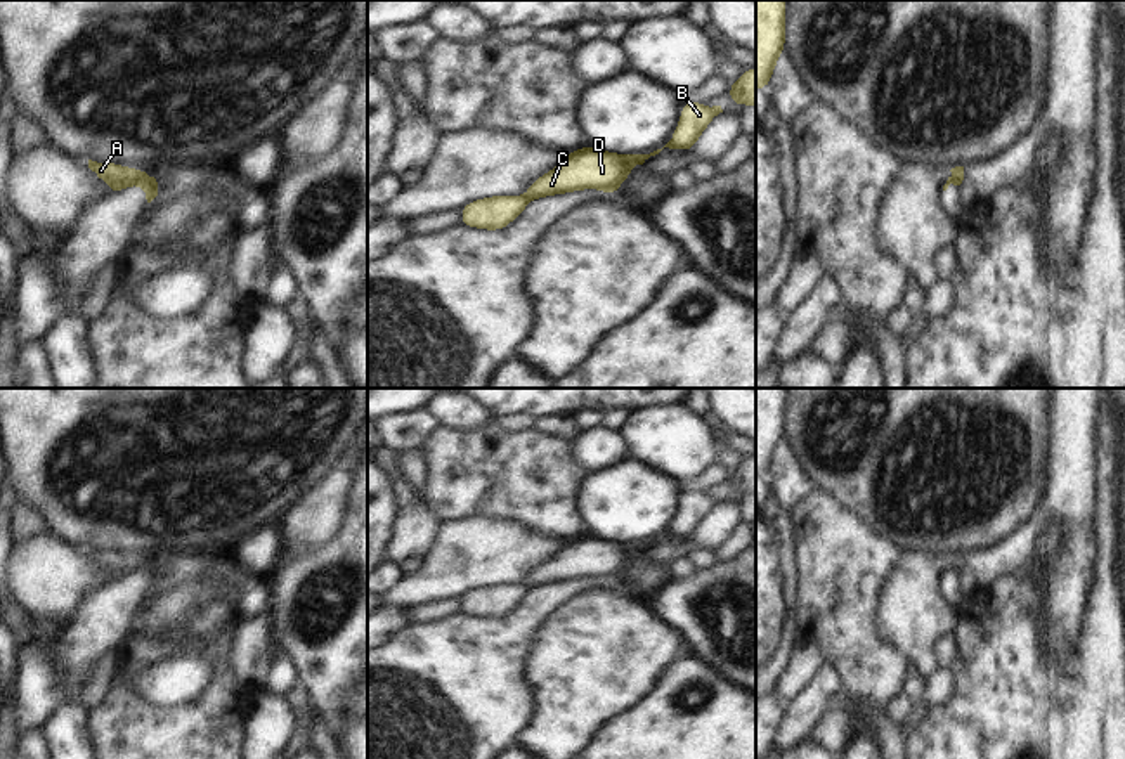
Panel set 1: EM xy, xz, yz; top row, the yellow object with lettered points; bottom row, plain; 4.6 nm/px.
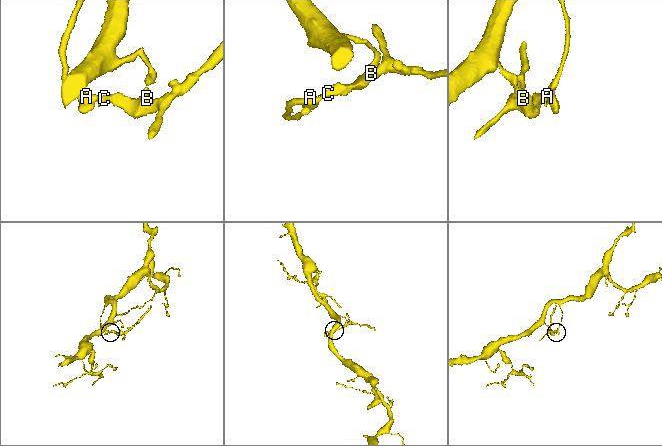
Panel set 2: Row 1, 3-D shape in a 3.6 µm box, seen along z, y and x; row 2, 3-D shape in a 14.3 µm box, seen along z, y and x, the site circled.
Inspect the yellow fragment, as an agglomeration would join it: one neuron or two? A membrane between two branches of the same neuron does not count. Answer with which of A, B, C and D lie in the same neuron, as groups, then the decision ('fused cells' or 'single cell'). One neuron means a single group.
groups A / B C D; fused cells

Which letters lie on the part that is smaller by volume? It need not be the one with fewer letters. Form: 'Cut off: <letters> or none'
Cut off: B, C, D.

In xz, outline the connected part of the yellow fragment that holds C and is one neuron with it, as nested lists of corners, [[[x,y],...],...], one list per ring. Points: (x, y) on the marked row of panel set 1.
[[[584,146],[577,151],[570,151],[553,170],[536,178],[523,196],[532,201],[544,196],[558,196],[563,192],[577,192],[582,189],[598,189],[605,194],[617,196],[619,185],[626,182],[633,166],[643,165],[650,156],[655,156],[660,151],[662,149],[657,149],[650,154],[617,154]]]

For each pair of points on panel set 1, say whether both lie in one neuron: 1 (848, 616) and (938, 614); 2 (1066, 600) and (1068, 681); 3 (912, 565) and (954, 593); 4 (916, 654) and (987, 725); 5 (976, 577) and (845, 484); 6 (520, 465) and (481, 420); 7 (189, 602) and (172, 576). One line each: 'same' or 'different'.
1: different
2: different
3: different
4: different
5: different
6: different
7: different

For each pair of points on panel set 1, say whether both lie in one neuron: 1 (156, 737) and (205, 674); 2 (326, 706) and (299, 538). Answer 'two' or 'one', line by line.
1: two
2: two

